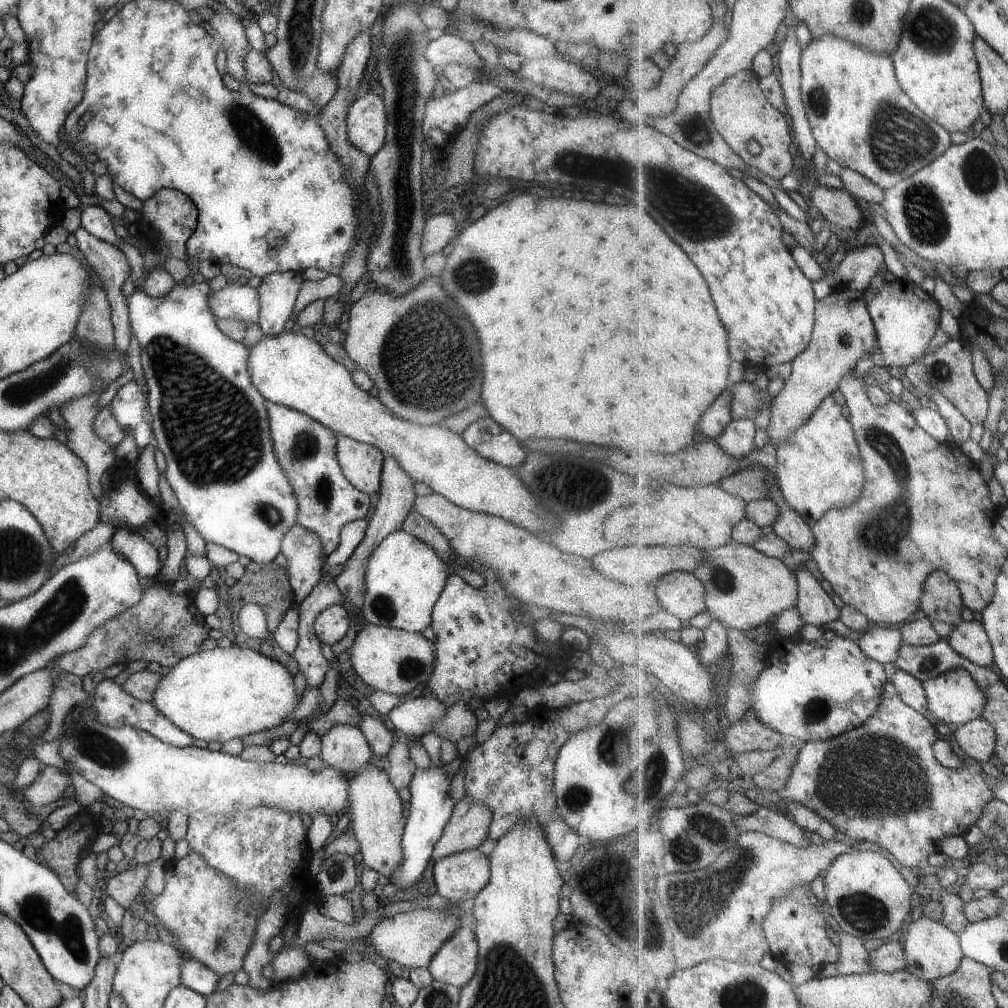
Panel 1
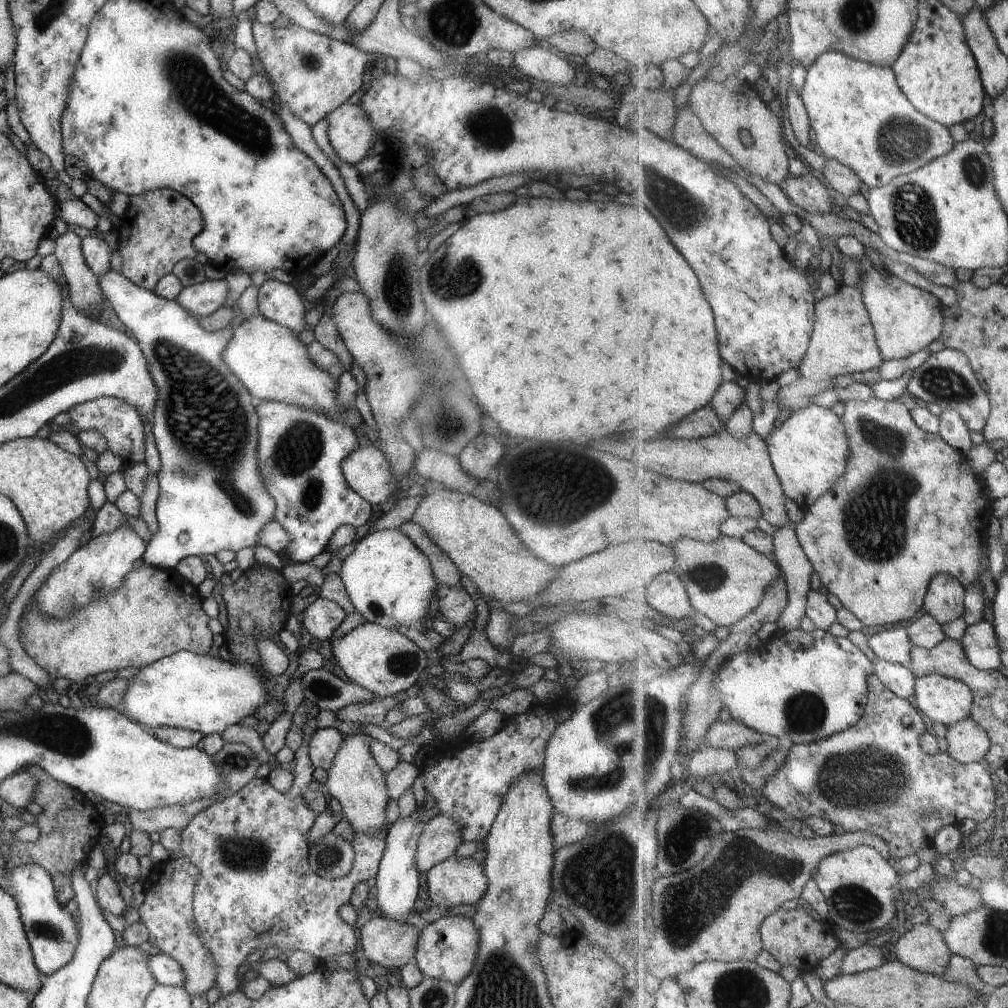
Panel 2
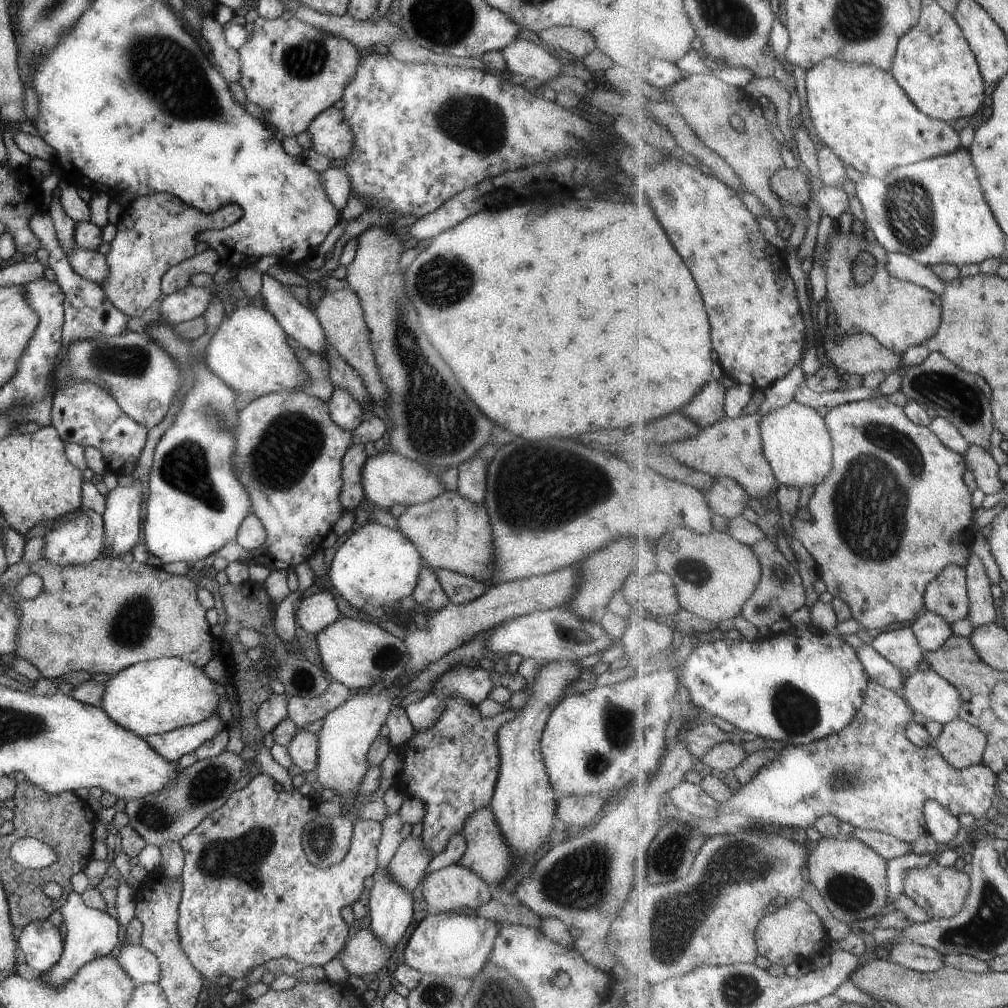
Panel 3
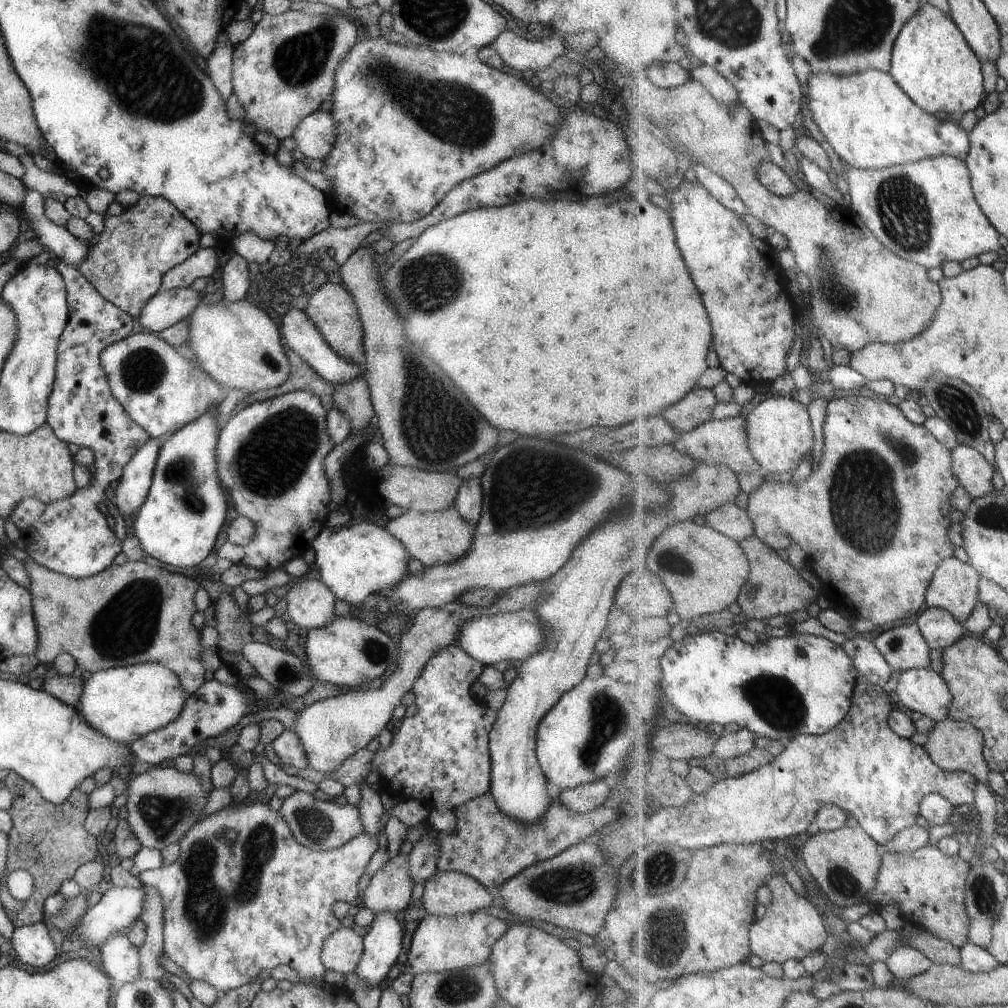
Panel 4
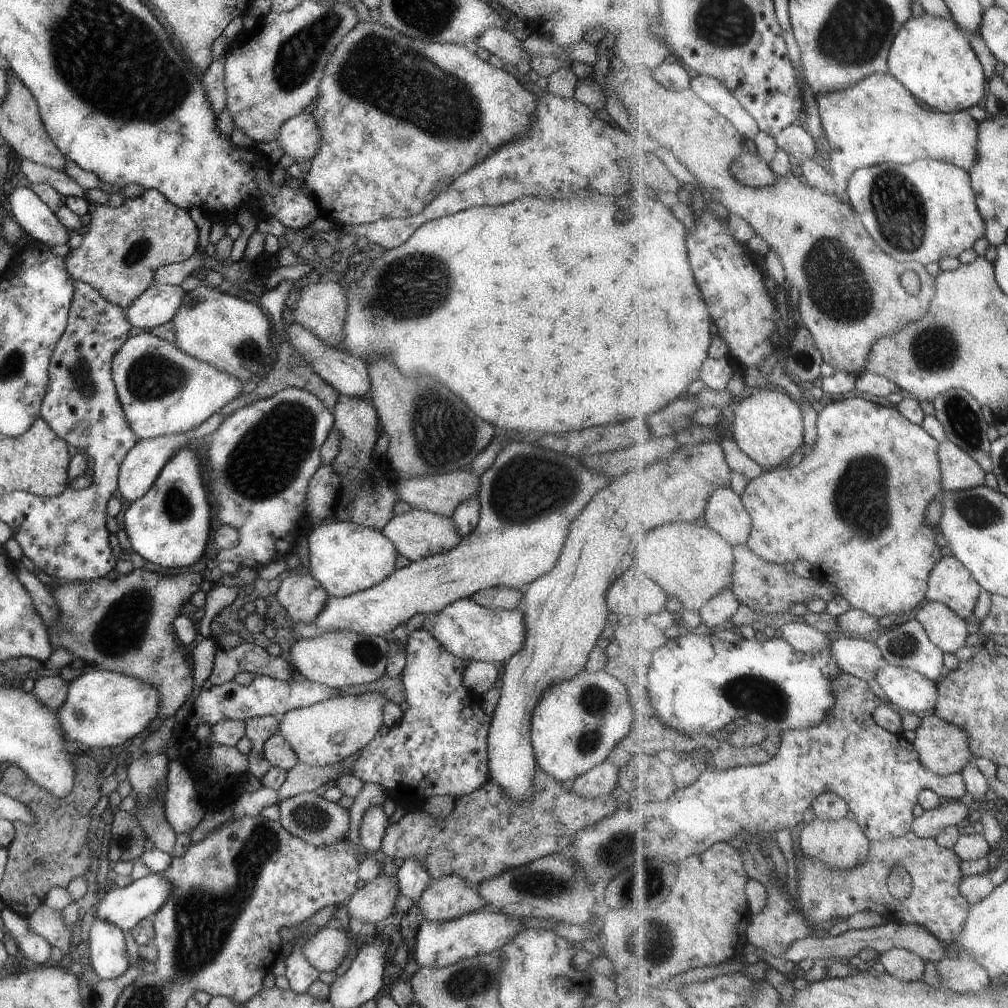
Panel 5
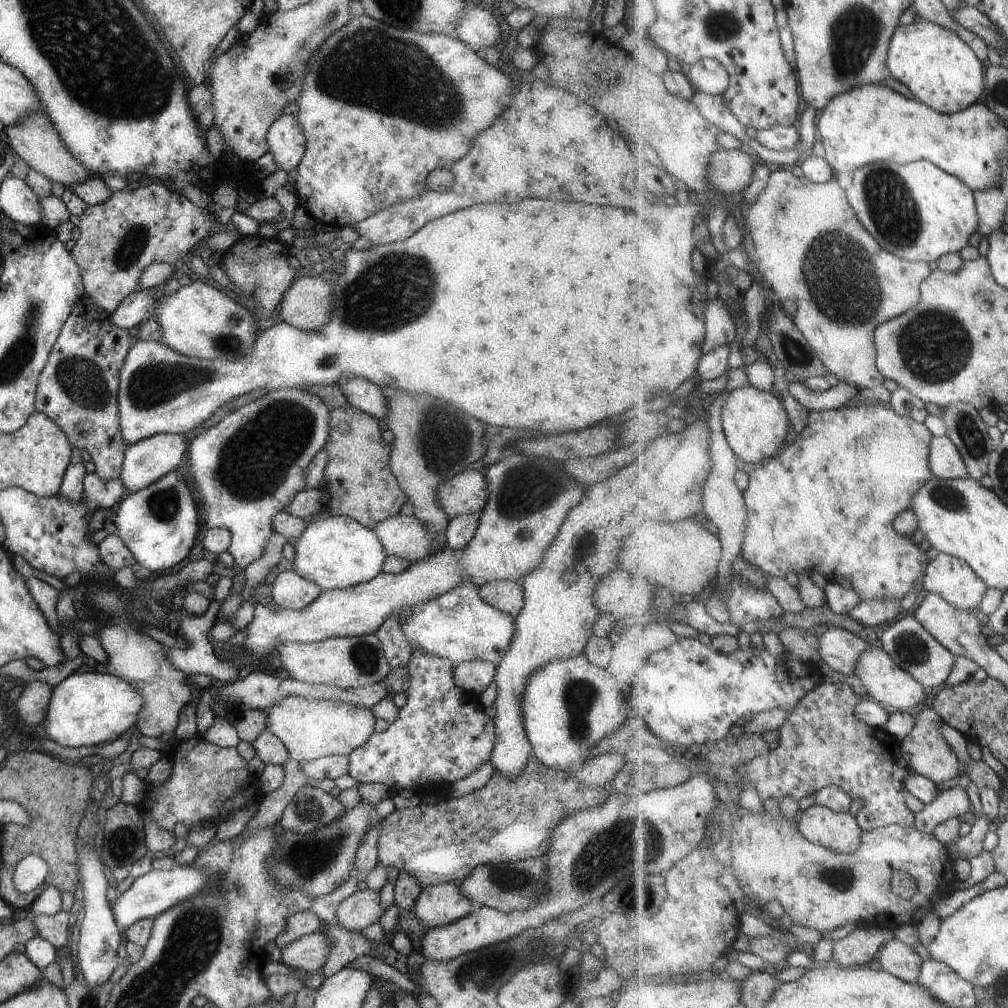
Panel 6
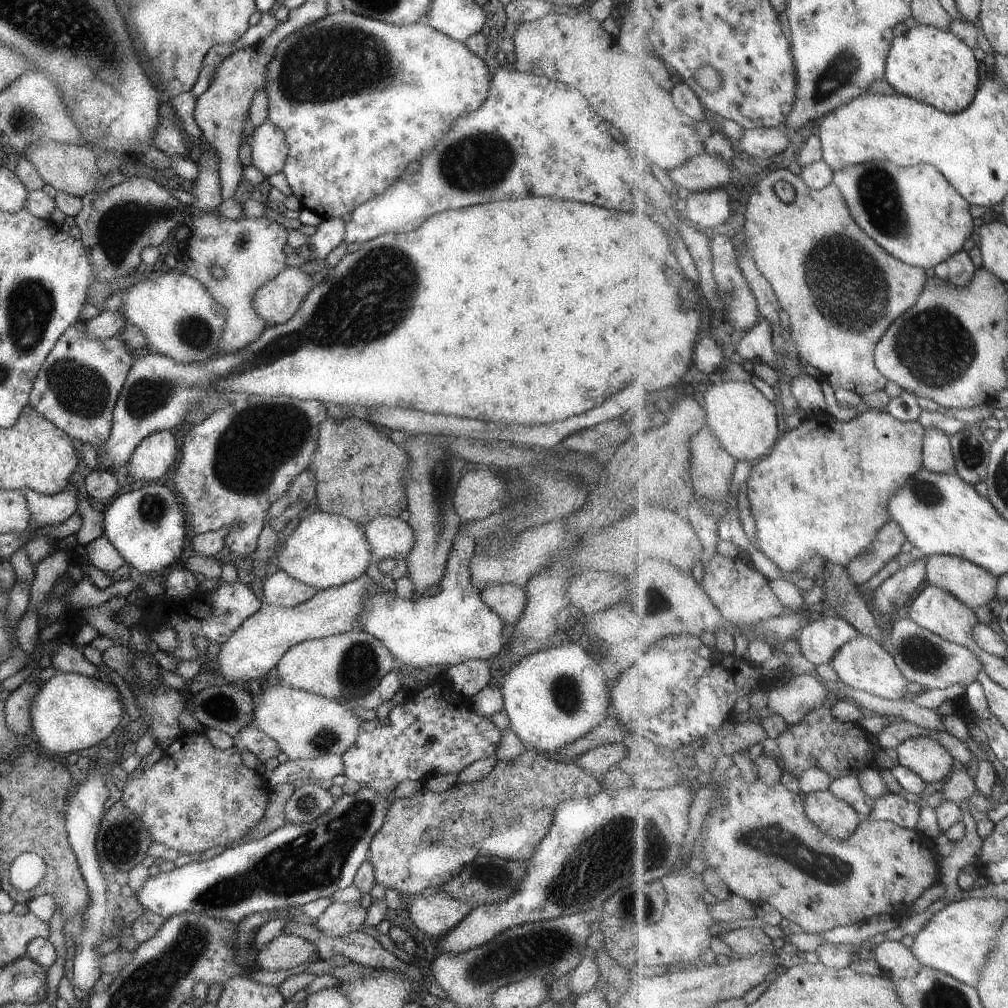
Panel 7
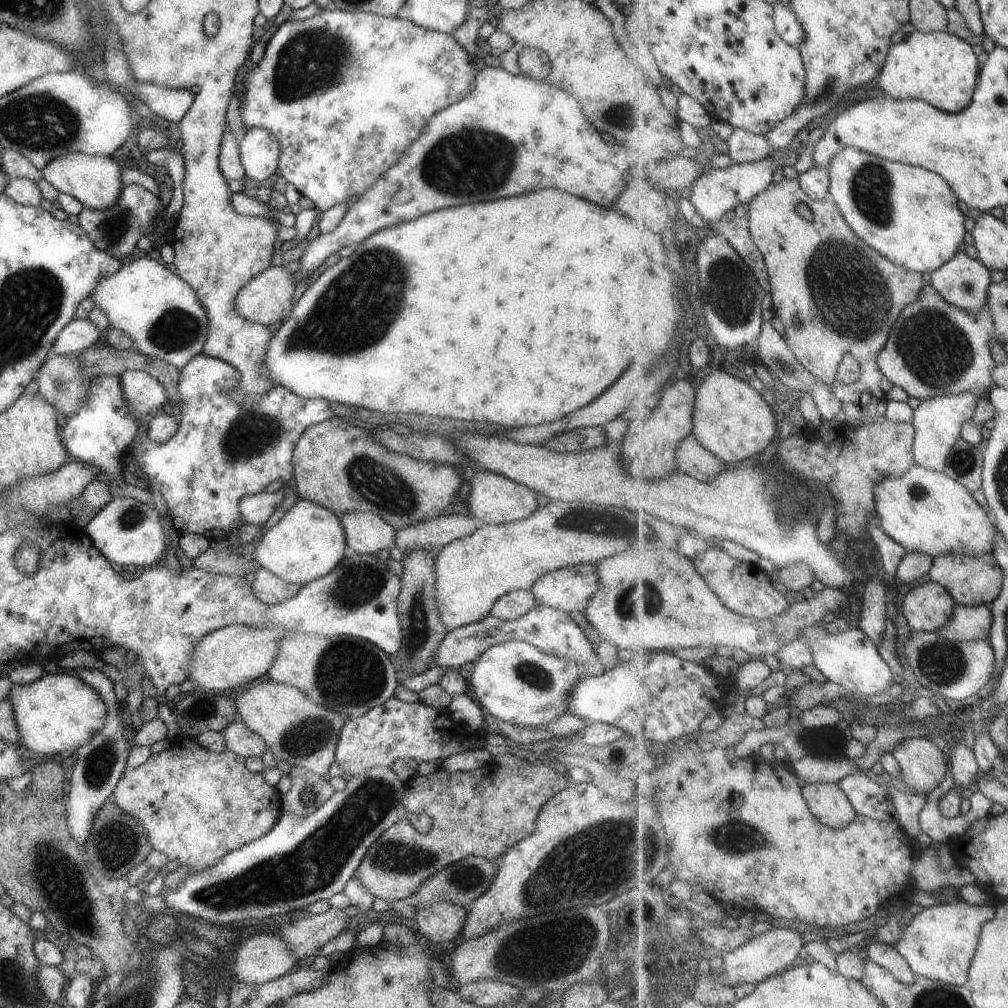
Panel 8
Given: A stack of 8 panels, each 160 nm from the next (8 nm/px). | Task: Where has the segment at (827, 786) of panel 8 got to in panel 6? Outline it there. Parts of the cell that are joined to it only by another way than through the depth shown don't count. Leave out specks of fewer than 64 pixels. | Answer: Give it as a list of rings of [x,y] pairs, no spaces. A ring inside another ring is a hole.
[[[815,805],[799,814],[799,830],[812,842],[838,853],[854,853],[862,845],[864,830],[856,817]]]

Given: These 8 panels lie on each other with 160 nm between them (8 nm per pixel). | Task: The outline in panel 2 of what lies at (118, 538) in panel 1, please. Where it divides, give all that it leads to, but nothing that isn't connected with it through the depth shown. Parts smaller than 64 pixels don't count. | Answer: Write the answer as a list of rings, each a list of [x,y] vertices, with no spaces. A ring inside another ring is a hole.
[[[111,268],[99,272],[99,275],[94,275],[97,284],[111,304],[114,315],[134,336],[157,391],[150,431],[160,458],[160,469],[156,474],[159,487],[155,507],[158,528],[146,542],[142,562],[158,569],[173,570],[179,560],[191,555],[203,558],[205,554],[214,555],[217,551],[230,550],[235,553],[241,548],[249,548],[253,550],[257,564],[281,570],[284,564],[279,560],[278,553],[265,545],[258,545],[263,525],[274,520],[276,506],[255,464],[258,414],[251,405],[252,396],[229,370],[222,357],[232,337],[231,327],[209,332],[202,329],[196,316],[188,313],[175,299],[166,299],[153,291],[139,288]]]

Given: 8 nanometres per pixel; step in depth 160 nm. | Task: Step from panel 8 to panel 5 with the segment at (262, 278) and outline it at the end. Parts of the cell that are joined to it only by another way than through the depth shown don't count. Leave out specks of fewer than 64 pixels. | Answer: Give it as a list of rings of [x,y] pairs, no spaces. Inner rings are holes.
[[[335,282],[309,283],[299,291],[292,316],[286,320],[305,328],[326,346],[334,348],[341,342],[345,310],[342,286]]]

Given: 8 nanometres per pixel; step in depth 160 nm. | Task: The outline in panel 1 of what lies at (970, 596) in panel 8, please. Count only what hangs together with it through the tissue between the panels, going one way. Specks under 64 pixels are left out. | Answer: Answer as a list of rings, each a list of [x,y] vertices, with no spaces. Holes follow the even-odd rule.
[[[935,571],[929,576],[921,608],[931,620],[940,620],[953,626],[959,626],[964,621],[964,595],[960,586],[945,571]]]

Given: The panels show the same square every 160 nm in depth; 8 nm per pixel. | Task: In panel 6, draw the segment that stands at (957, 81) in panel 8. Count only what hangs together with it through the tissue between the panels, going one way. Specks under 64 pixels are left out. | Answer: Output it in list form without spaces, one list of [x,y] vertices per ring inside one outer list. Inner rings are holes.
[[[922,18],[919,22],[898,26],[888,52],[888,67],[892,76],[905,84],[917,100],[946,115],[963,112],[985,97],[984,62],[957,32],[936,22]]]

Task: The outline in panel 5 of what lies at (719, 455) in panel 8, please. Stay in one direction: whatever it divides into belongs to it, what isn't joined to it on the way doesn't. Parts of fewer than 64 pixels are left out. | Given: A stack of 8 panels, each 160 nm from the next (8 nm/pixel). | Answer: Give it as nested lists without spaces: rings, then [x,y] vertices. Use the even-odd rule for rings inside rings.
[[[764,388],[739,401],[732,407],[730,414],[735,441],[764,470],[786,466],[789,458],[803,446],[803,414],[788,394]]]

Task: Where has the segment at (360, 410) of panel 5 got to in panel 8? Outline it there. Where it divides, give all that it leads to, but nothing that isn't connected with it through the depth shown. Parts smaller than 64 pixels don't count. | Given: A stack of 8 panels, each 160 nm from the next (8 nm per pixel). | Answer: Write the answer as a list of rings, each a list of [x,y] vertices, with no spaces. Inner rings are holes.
[[[333,416],[309,426],[292,453],[292,476],[297,497],[328,509],[336,516],[355,510],[375,514],[394,530],[415,526],[441,515],[467,514],[466,502],[457,502],[460,470],[385,450],[371,438],[368,427],[347,424]]]

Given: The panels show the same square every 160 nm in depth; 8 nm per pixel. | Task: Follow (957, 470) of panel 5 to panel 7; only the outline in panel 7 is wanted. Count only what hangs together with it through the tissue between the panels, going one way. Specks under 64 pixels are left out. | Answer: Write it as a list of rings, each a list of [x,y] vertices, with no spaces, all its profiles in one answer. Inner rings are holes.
[[[939,427],[925,429],[924,468],[934,473],[956,472],[956,457],[951,436]]]

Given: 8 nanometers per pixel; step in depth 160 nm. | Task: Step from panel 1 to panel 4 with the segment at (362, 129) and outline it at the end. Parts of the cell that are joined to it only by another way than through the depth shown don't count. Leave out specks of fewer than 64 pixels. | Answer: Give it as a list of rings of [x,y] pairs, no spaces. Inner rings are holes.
[[[315,109],[297,123],[292,136],[296,149],[309,158],[323,159],[332,149],[336,128],[329,111]]]

